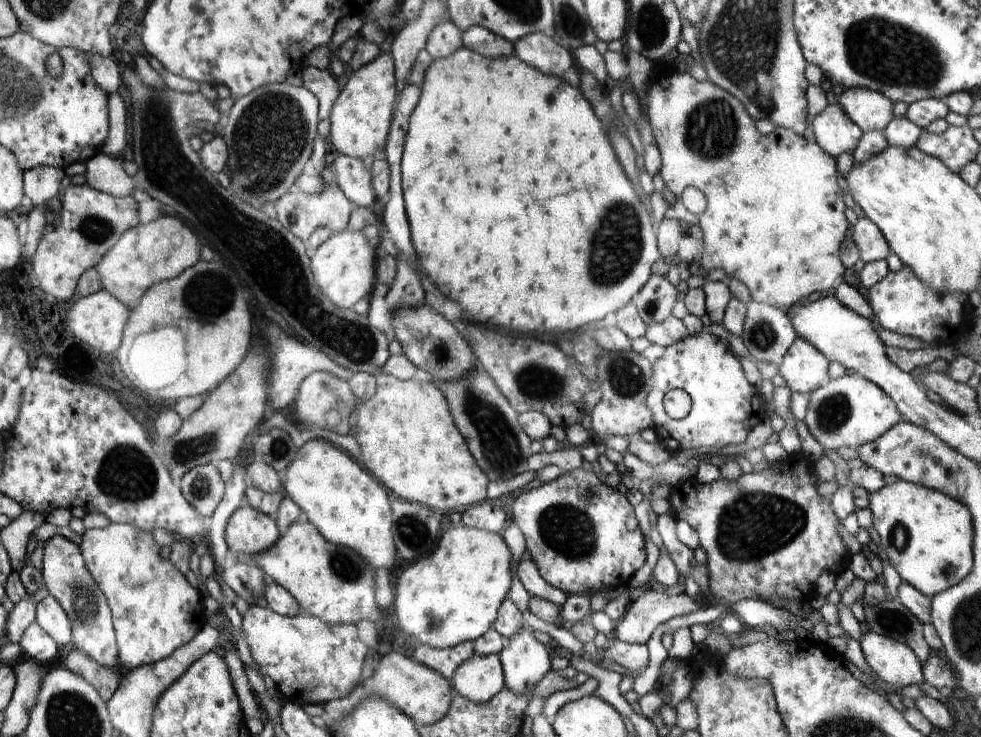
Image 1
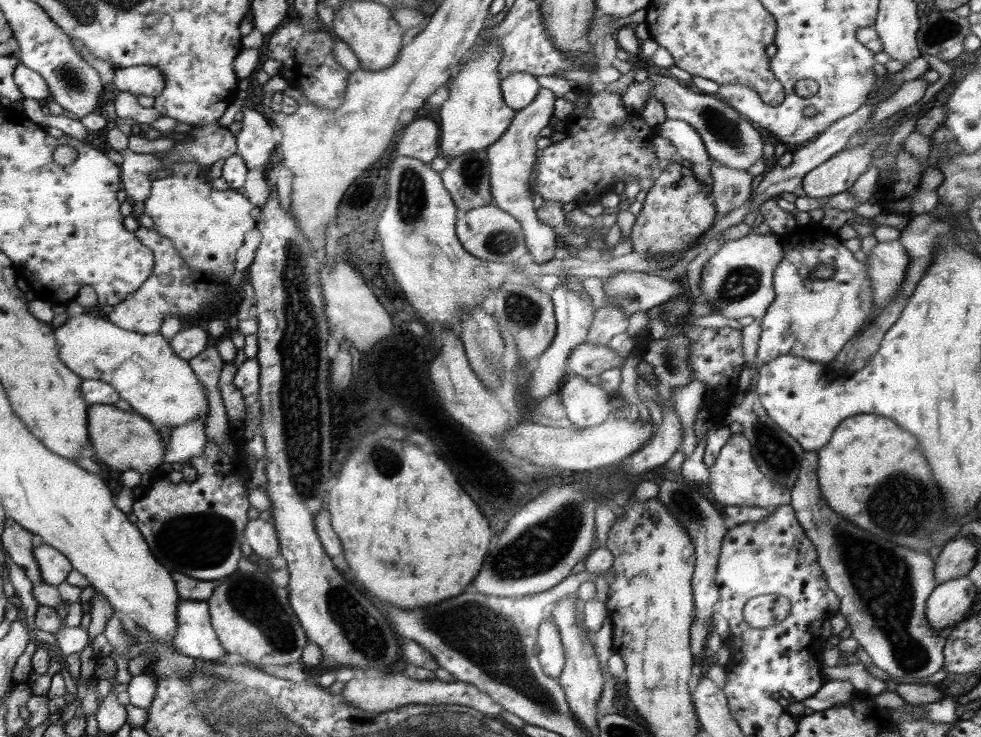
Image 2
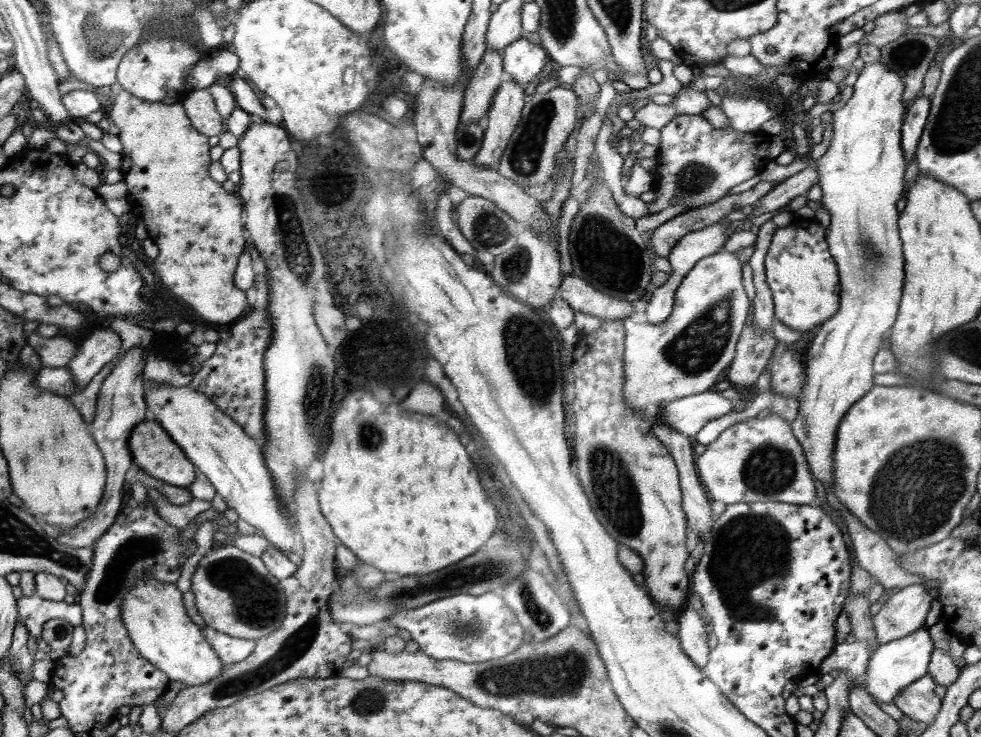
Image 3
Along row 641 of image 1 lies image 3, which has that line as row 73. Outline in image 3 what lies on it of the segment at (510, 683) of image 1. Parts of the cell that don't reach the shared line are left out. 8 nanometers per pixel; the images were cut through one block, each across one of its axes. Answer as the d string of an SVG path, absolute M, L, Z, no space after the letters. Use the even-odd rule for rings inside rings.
M518 37L502 52L502 62L506 76L523 87L527 86L543 70L549 56L542 45L532 40Z

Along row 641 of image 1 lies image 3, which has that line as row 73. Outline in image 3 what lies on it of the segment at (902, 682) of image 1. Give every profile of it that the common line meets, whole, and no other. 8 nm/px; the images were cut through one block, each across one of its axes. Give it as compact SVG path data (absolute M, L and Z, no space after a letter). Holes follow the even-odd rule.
M879 60L875 63L864 64L864 67L858 74L856 82L853 84L853 89L854 92L848 102L846 102L846 104L844 104L844 106L842 106L842 108L839 110L832 112L834 113L833 137L828 149L826 150L826 153L822 155L821 158L818 158L814 161L806 156L796 154L794 160L788 165L780 165L776 163L775 160L768 160L759 173L761 181L774 182L778 184L781 181L783 182L786 178L793 176L796 174L796 172L799 173L802 169L806 168L806 166L814 166L814 168L816 168L816 172L818 172L818 184L822 189L821 203L824 204L824 207L828 210L831 218L830 224L826 229L826 240L828 242L830 254L838 266L837 269L841 288L840 307L838 307L836 314L832 315L831 318L828 318L828 321L819 326L820 330L818 330L818 333L814 335L813 339L811 339L806 346L808 350L806 350L806 356L804 356L806 360L804 360L803 363L805 366L806 378L799 395L800 406L796 419L791 422L792 432L795 434L796 440L798 440L800 446L803 447L803 452L805 458L807 459L807 464L809 465L811 474L825 485L827 492L832 491L832 482L834 482L833 471L835 469L833 468L833 455L835 452L834 446L836 446L836 430L838 430L840 420L844 418L844 414L848 412L848 409L857 401L860 401L860 398L863 398L875 386L873 382L875 375L873 370L873 361L877 352L882 349L881 345L885 339L885 336L888 335L888 332L892 329L893 324L897 320L905 278L903 244L899 236L898 228L898 217L900 216L900 212L898 212L896 208L896 202L898 202L900 198L903 198L904 172L906 172L907 167L906 157L904 157L904 149L902 149L901 145L901 125L904 121L904 115L906 115L906 106L904 105L904 98L902 98L902 95L904 94L904 82L902 82L902 78L900 78L900 74L898 74L898 72L890 70L890 68L888 68L888 66L886 66L882 60Z

